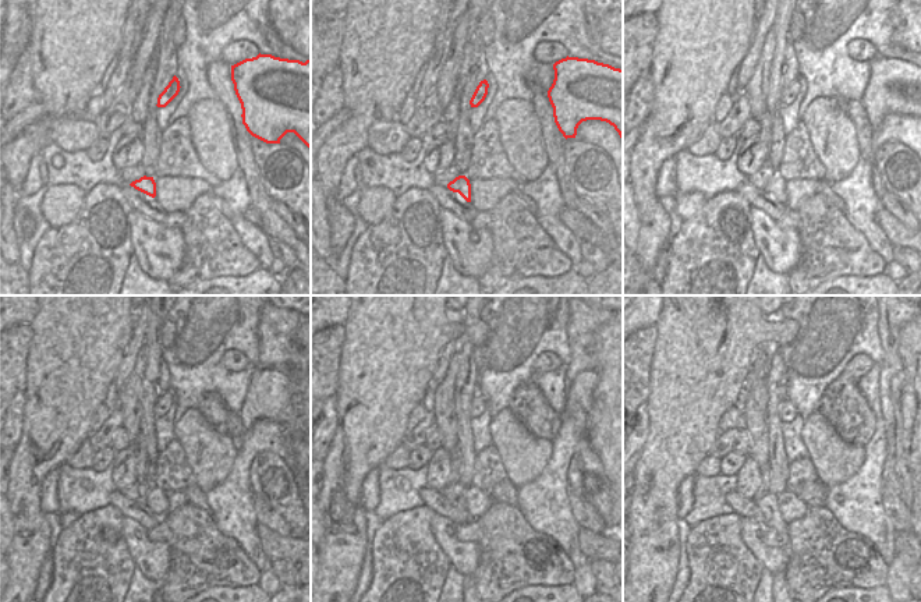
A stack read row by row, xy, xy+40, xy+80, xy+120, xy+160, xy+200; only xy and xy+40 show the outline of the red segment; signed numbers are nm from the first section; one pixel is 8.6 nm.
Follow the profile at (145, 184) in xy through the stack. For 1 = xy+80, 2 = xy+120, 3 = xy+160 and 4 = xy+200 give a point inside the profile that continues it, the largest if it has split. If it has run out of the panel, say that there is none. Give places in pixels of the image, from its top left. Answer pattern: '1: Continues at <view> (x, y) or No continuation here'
1: Continues at xy+80 (776, 187)
2: Continues at xy+120 (156, 499)
3: Continues at xy+160 (477, 502)
4: Continues at xy+200 (792, 507)

